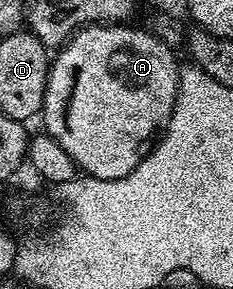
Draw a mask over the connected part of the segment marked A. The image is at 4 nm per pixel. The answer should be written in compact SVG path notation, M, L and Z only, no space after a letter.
M132 24L79 27L55 51L48 67L42 107L43 129L61 144L85 175L94 178L121 178L129 174L144 157L149 143L168 125L168 117L176 103L182 66L172 55L175 54L173 47L167 46L151 29L139 30L128 25Z

